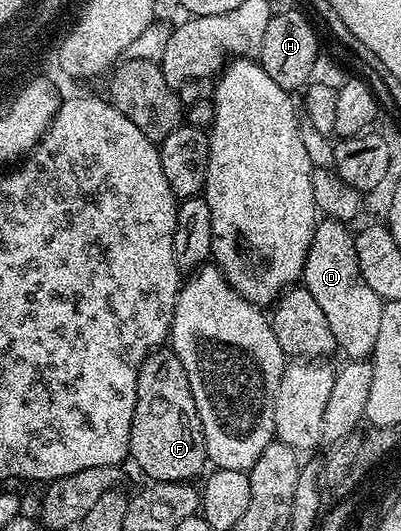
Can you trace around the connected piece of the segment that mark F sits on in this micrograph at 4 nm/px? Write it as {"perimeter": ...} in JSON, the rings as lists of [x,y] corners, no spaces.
{"perimeter":[[[170,349],[152,351],[139,370],[129,455],[148,475],[146,478],[156,483],[195,481],[204,474],[203,466],[208,466],[205,437],[193,401],[193,389],[185,365],[181,365]]]}

